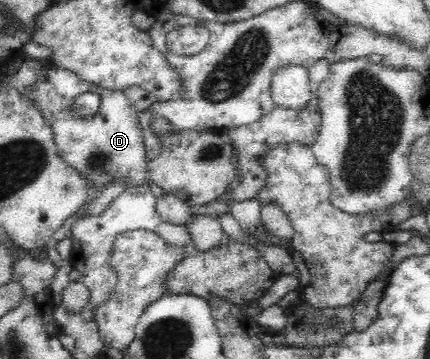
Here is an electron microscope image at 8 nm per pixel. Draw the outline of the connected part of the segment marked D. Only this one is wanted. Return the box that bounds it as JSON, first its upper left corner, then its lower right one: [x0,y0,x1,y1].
[31,65,148,191]

